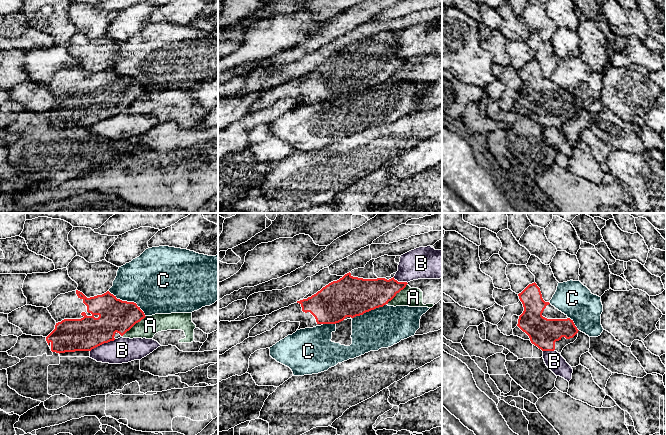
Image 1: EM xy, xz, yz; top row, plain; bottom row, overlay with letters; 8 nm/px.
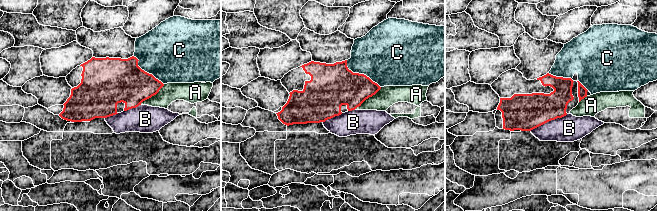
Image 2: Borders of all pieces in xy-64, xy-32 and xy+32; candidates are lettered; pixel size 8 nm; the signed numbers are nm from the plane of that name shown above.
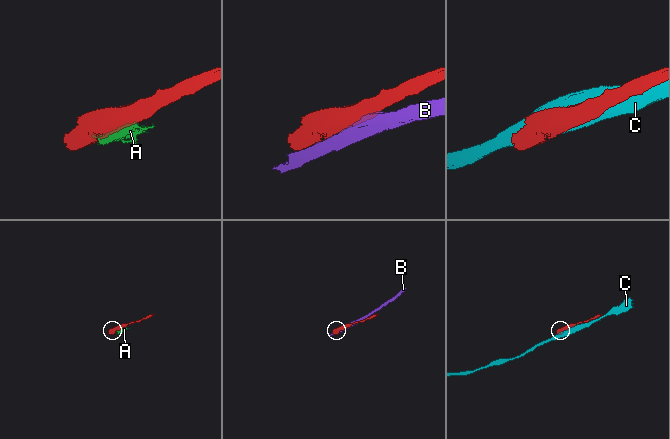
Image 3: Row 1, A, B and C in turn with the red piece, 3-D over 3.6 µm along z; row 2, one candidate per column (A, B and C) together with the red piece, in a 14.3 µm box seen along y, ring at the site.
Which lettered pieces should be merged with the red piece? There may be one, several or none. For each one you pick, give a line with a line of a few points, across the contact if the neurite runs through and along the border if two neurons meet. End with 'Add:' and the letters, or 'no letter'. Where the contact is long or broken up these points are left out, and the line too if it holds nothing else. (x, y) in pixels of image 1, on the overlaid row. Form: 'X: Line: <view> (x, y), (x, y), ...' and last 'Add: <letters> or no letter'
Add: no letter

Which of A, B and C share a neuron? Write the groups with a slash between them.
A / B / C

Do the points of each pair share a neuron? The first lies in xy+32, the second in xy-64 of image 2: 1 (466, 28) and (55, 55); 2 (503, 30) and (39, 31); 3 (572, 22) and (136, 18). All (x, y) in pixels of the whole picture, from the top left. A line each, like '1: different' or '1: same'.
1: different
2: different
3: same

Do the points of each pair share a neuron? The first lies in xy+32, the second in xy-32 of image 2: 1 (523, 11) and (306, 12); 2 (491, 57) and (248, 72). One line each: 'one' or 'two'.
1: one
2: two

